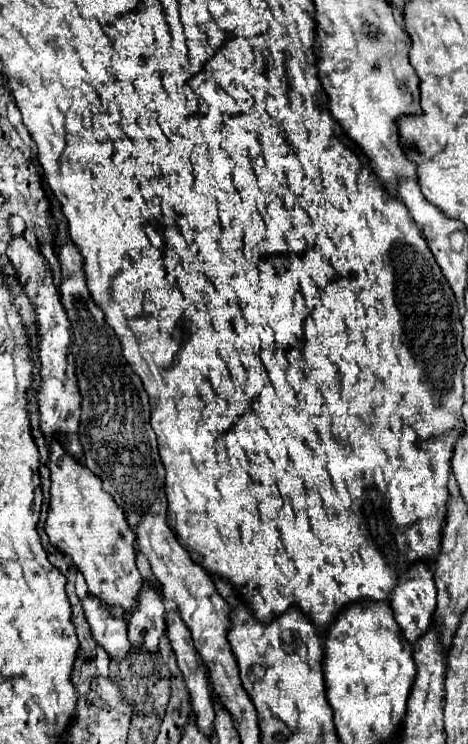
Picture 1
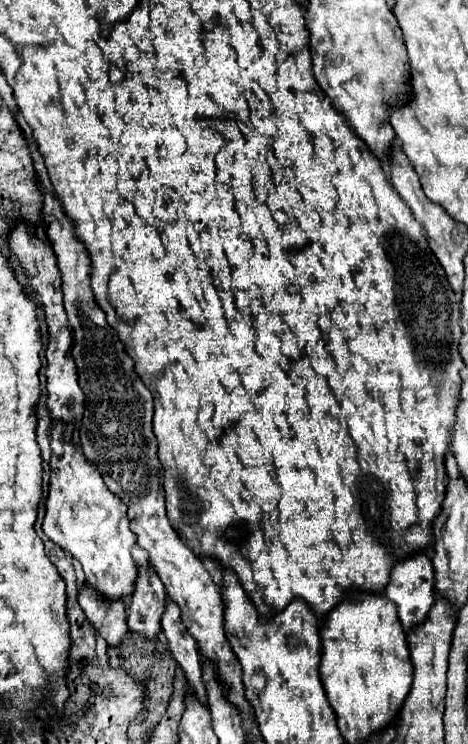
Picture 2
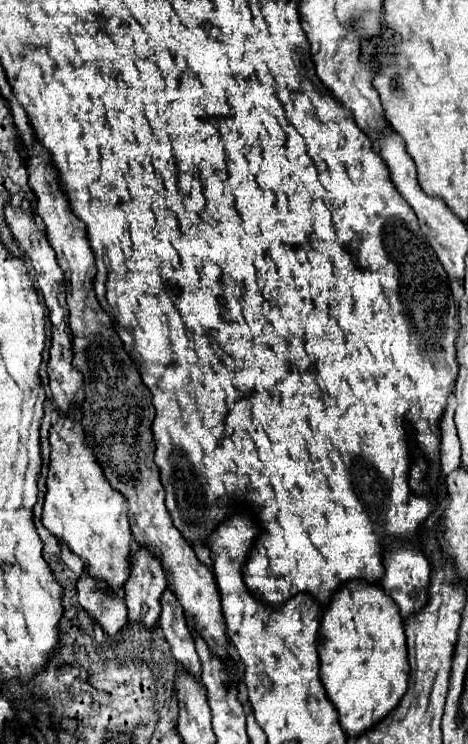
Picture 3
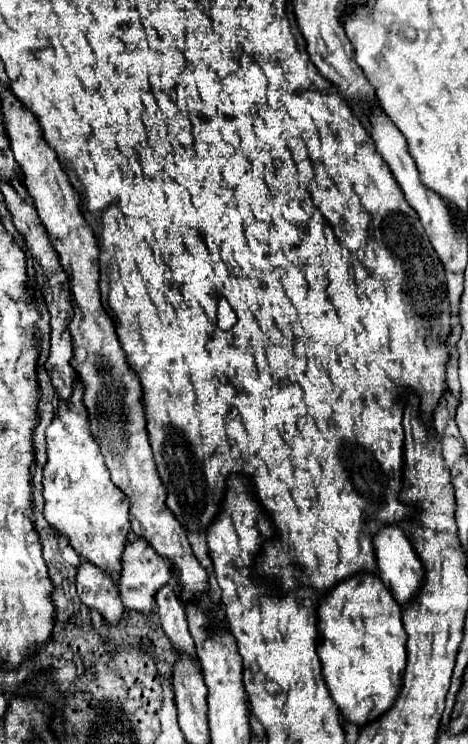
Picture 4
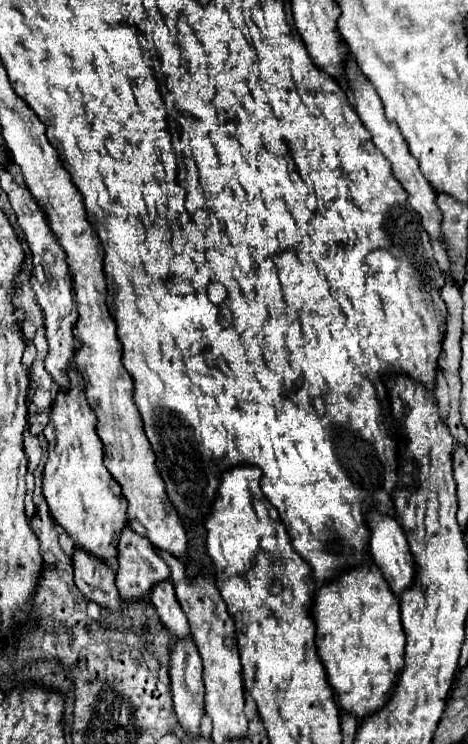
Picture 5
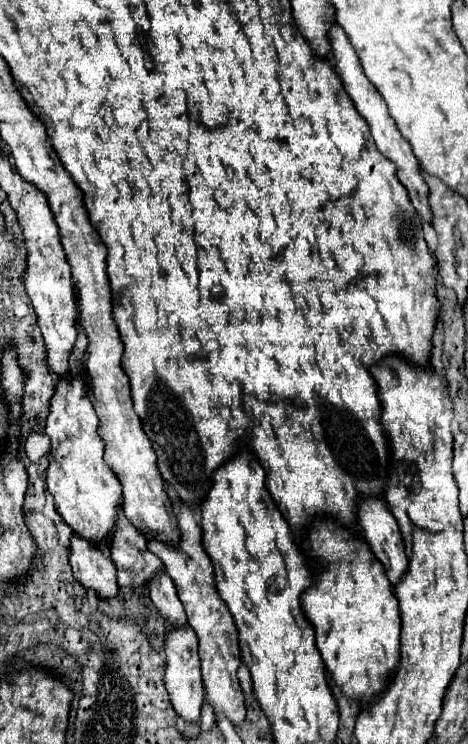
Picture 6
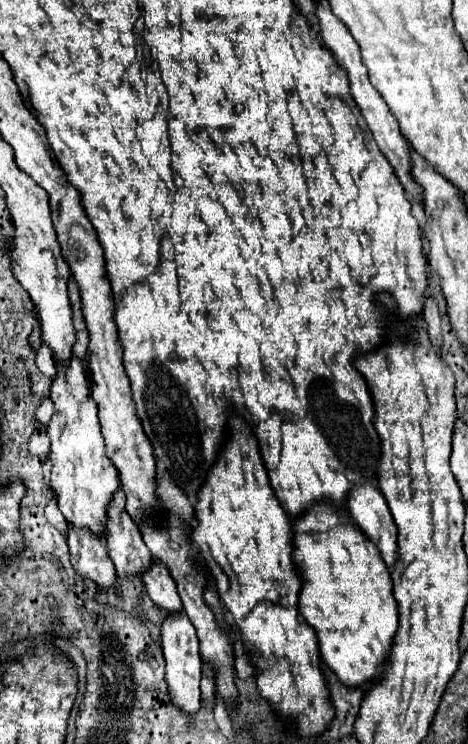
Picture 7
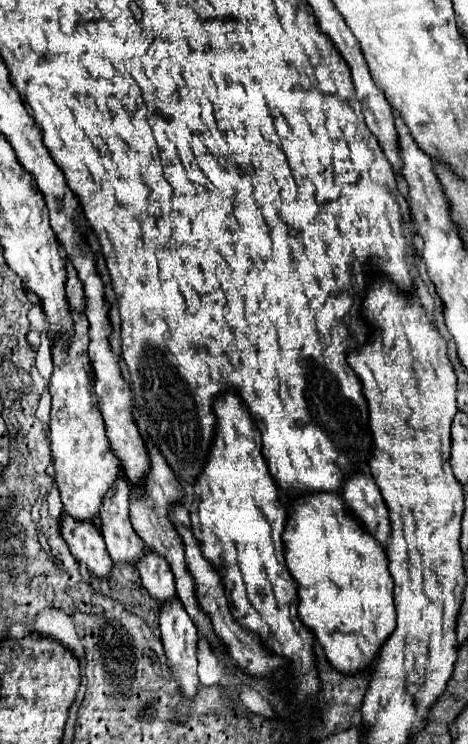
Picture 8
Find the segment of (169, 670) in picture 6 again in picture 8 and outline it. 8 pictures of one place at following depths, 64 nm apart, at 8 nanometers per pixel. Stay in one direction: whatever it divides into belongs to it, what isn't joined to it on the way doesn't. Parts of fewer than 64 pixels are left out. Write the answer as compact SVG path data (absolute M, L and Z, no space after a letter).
M178 598L160 606L160 632L164 652L172 668L172 676L178 680L184 696L194 698L198 686L196 674L198 628L190 620Z

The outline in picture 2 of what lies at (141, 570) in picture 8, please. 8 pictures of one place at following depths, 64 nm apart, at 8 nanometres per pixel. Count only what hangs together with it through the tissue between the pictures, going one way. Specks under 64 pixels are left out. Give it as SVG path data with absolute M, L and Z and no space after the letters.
M166 598L166 612L162 614L162 632L168 640L174 660L186 674L190 688L196 692L198 700L206 704L206 688L202 682L202 662L200 662L196 640L188 634L180 618L180 608L170 598Z

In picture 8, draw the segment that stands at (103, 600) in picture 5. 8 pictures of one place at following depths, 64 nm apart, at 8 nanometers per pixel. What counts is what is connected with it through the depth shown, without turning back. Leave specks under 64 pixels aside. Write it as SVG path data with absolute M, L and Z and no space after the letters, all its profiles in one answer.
M68 512L60 516L60 532L66 544L70 546L74 558L88 568L90 574L106 578L112 568L112 558L108 556L104 538L100 536L98 526L92 520L72 520Z

